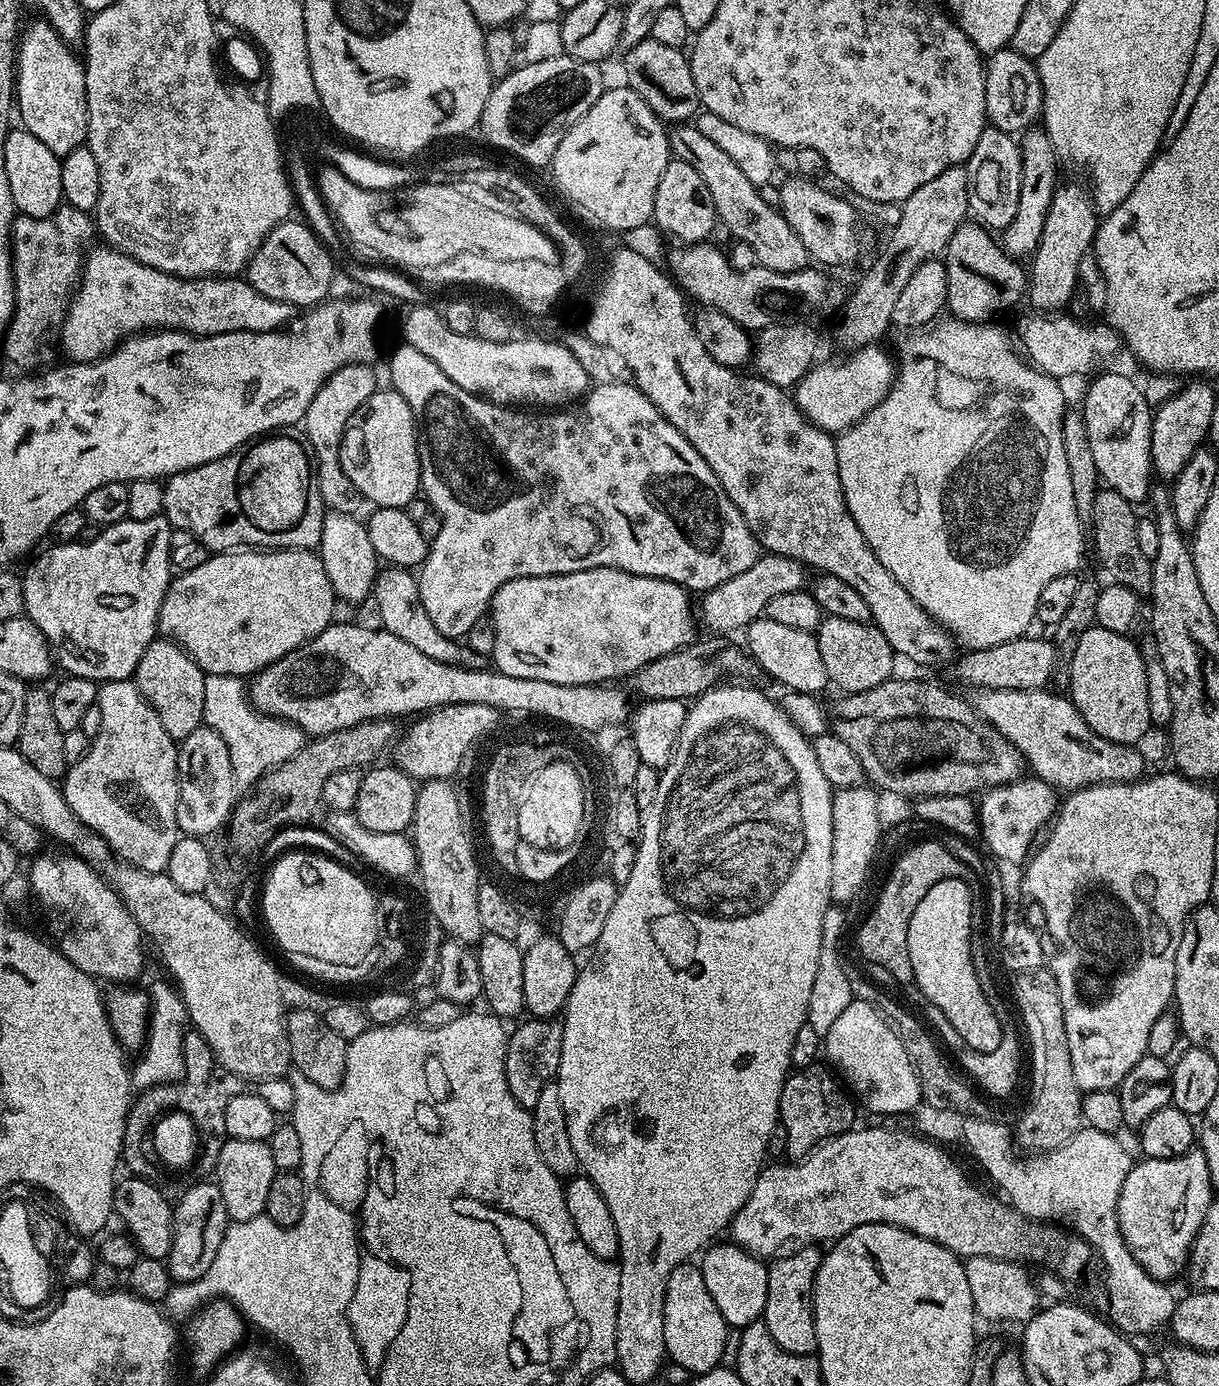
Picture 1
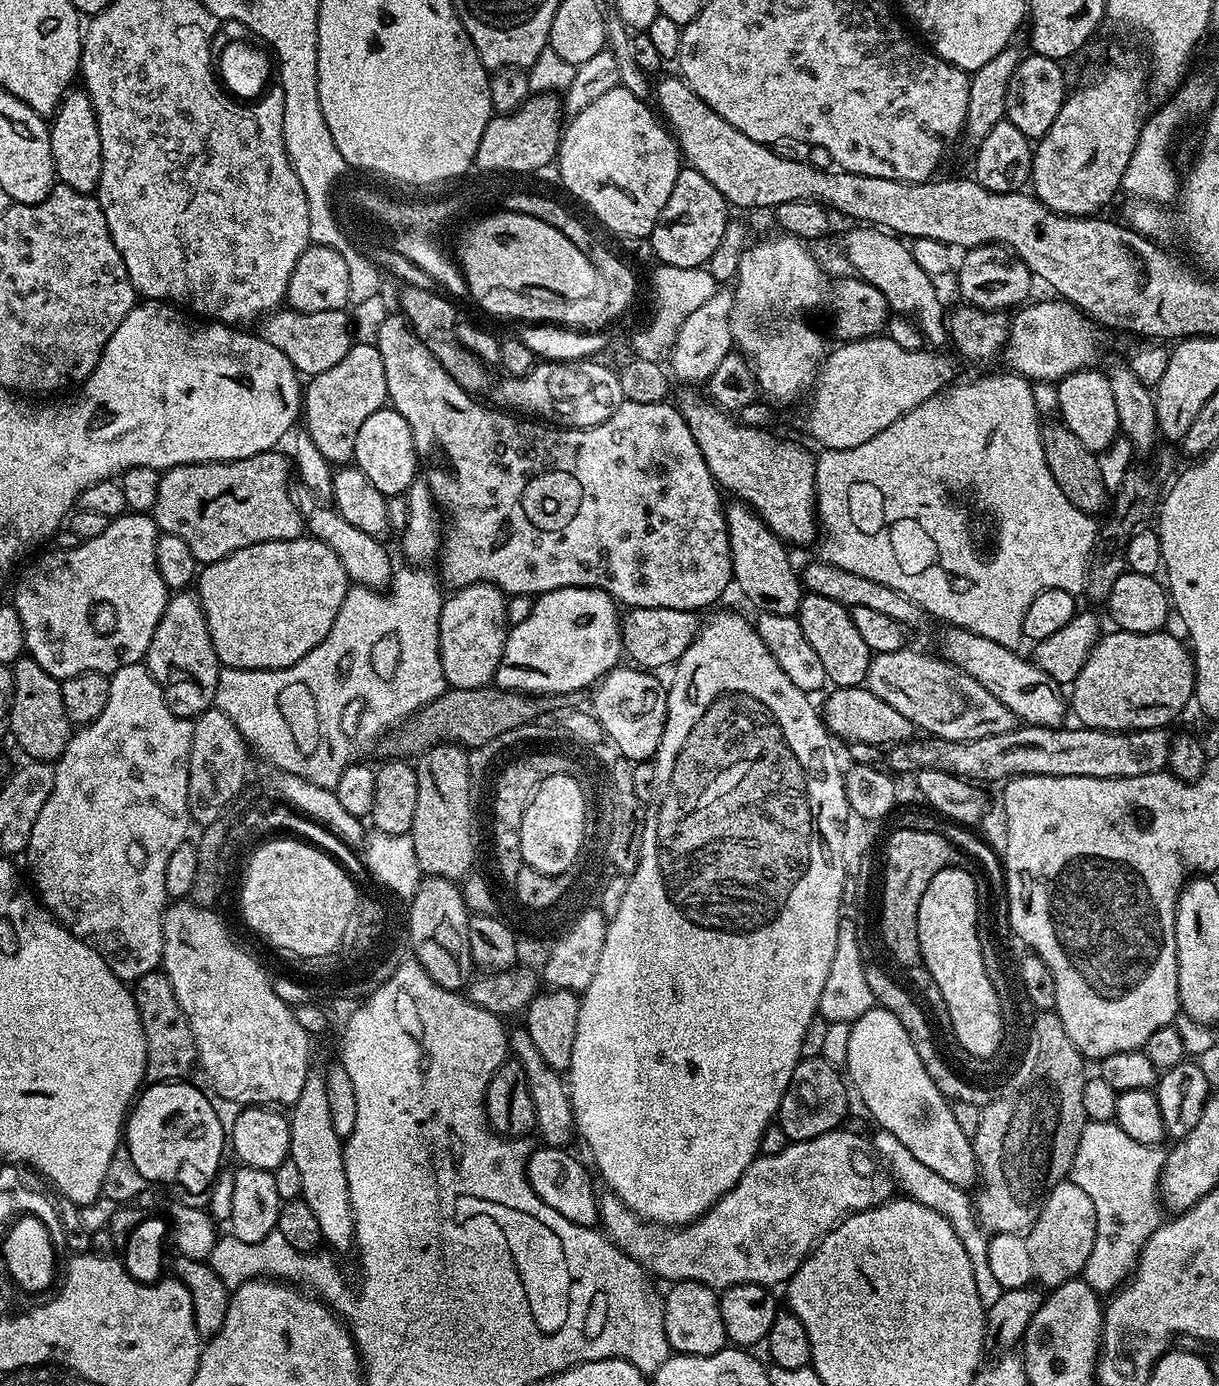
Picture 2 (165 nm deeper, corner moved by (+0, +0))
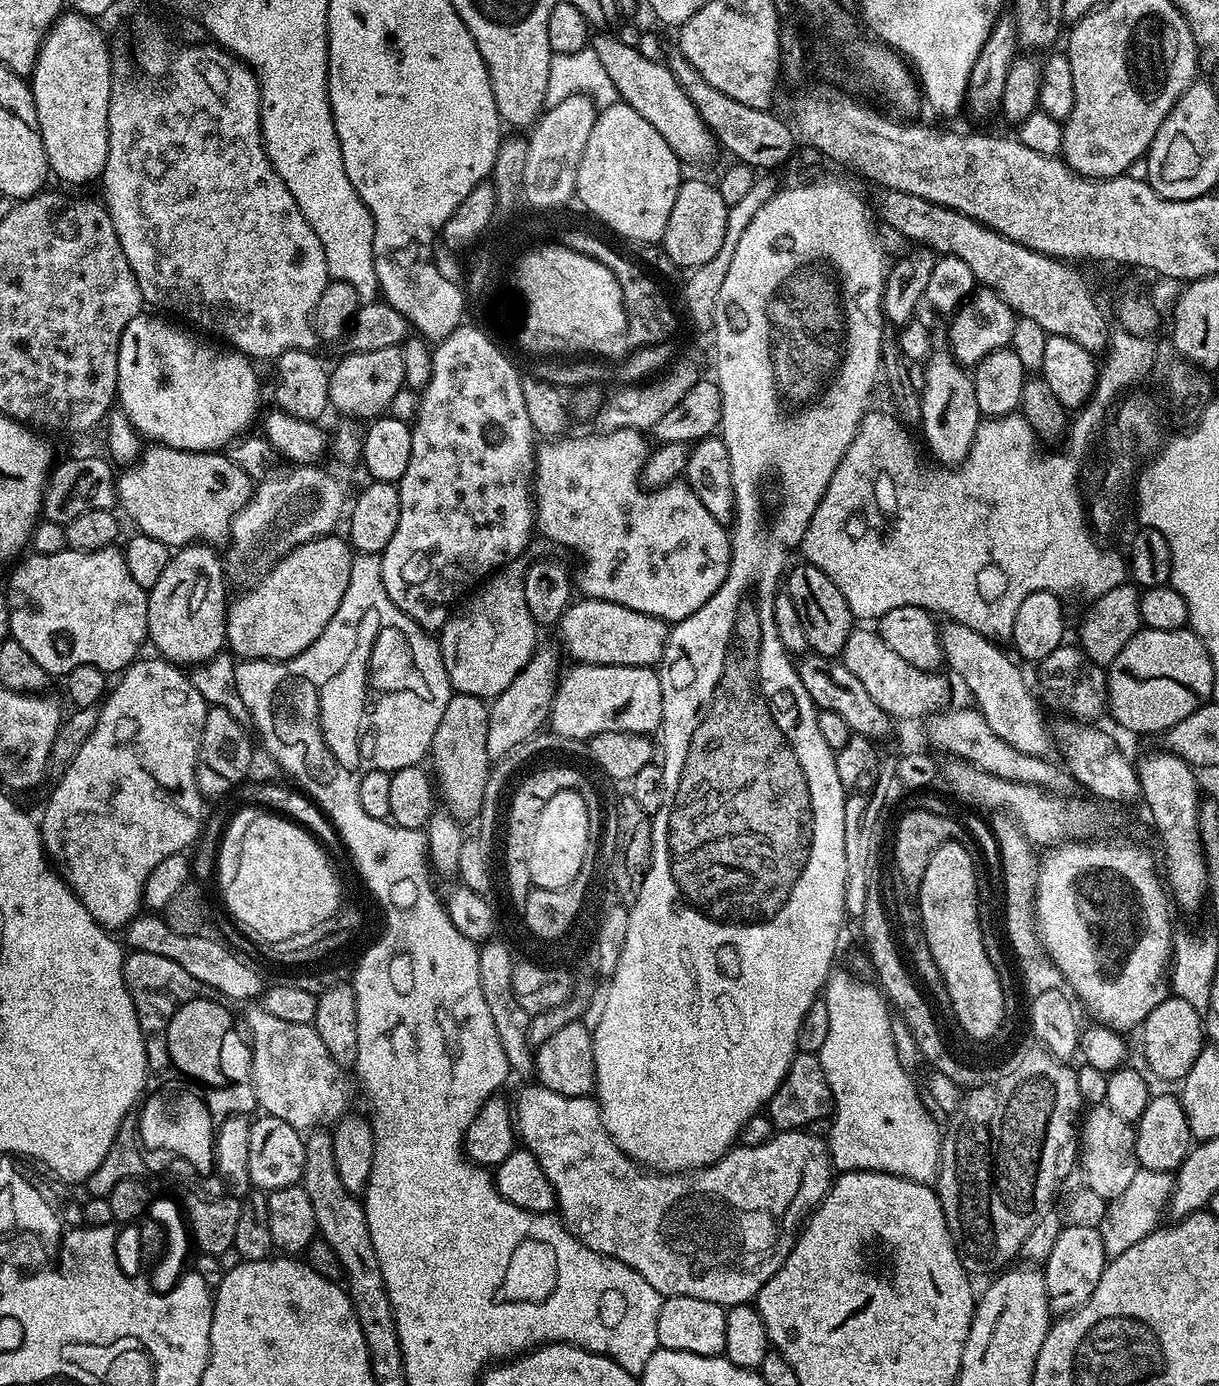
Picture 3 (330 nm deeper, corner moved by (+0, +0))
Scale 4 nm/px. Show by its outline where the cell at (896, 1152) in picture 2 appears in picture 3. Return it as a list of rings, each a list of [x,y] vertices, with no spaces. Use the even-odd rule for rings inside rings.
[[[839,968],[829,972],[828,982],[822,989],[826,1010],[830,1010],[830,1031],[818,1053],[834,1105],[832,1129],[826,1135],[831,1167],[840,1172],[889,1172],[931,1185],[940,1170],[942,1128],[923,1104],[917,1081],[898,1062],[891,1034],[893,1013],[890,1004],[875,983],[867,984],[859,980],[861,977],[855,971]]]

